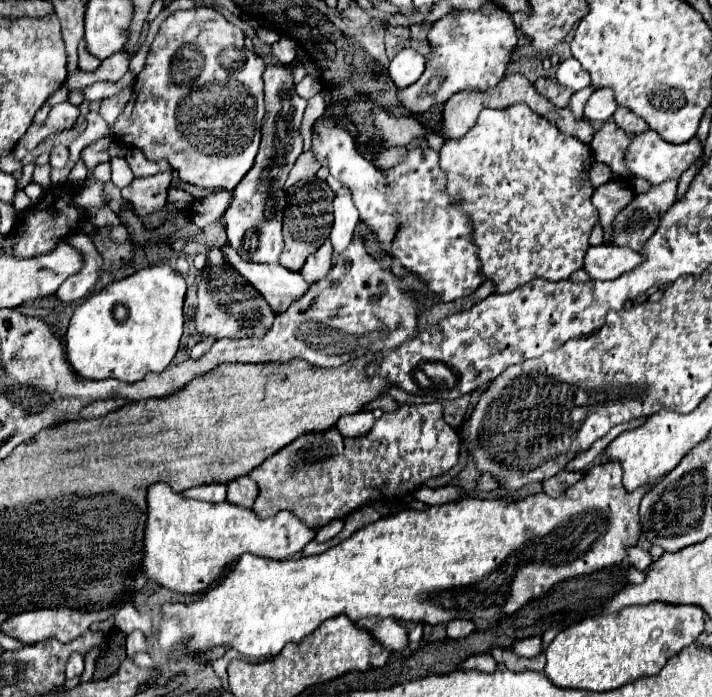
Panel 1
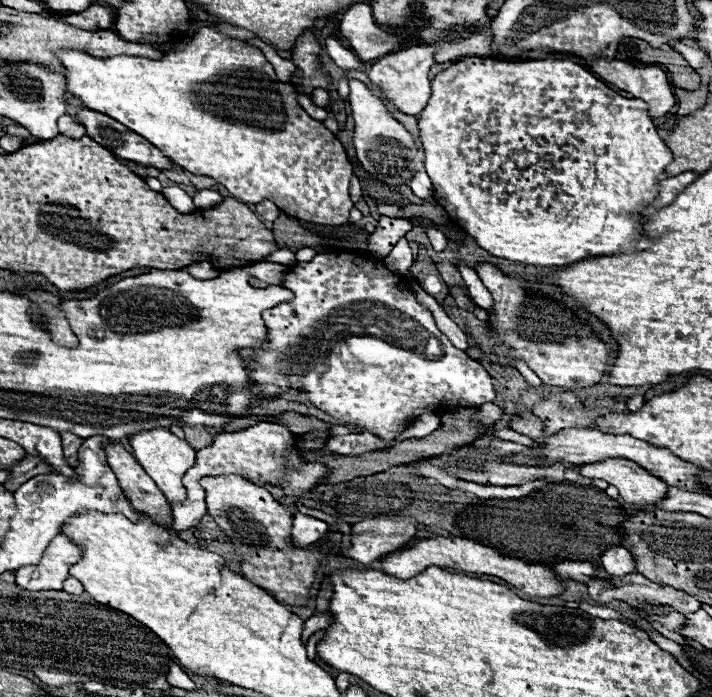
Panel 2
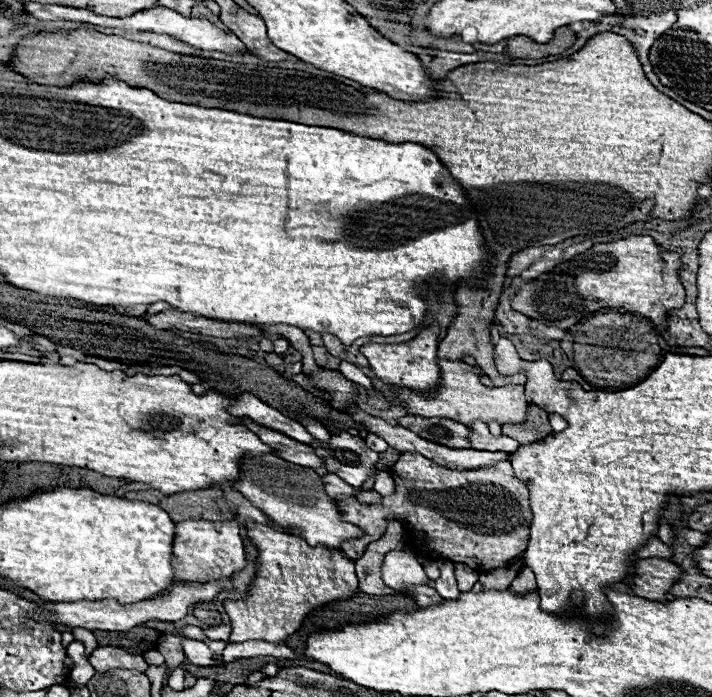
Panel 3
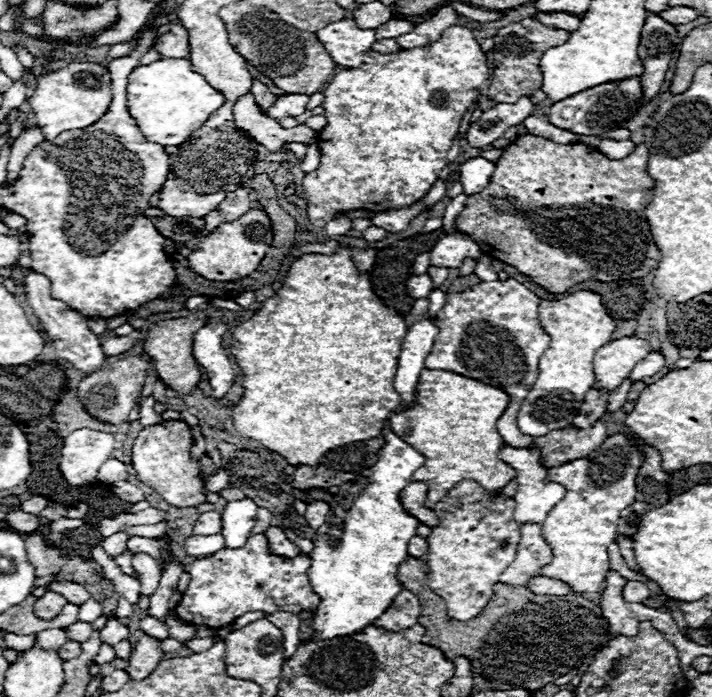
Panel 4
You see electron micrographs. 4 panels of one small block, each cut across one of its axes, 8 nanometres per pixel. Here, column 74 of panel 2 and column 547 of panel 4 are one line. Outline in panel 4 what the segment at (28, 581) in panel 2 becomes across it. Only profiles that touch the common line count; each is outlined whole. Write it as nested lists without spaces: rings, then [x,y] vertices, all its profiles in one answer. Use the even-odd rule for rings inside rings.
[[[522,524],[520,526],[520,548],[516,552],[516,560],[500,574],[502,584],[508,586],[524,586],[528,578],[538,576],[538,570],[552,560],[552,550],[542,538],[540,524]]]

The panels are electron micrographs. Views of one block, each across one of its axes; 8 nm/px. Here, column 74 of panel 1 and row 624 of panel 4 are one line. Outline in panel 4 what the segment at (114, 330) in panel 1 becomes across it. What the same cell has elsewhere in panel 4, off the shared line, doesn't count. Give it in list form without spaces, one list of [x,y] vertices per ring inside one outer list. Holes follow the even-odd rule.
[[[388,424],[382,428],[386,446],[378,454],[378,462],[358,474],[354,480],[340,486],[340,492],[330,502],[330,516],[326,524],[320,526],[314,536],[314,550],[308,554],[312,564],[308,568],[308,578],[312,590],[320,596],[320,608],[312,612],[312,636],[310,640],[332,640],[336,636],[348,636],[362,632],[376,618],[380,618],[392,604],[392,600],[400,594],[402,584],[396,578],[398,566],[408,558],[408,540],[416,536],[418,520],[408,516],[408,512],[398,502],[398,492],[410,482],[416,468],[424,464],[424,456],[416,452],[410,444],[400,440]]]

